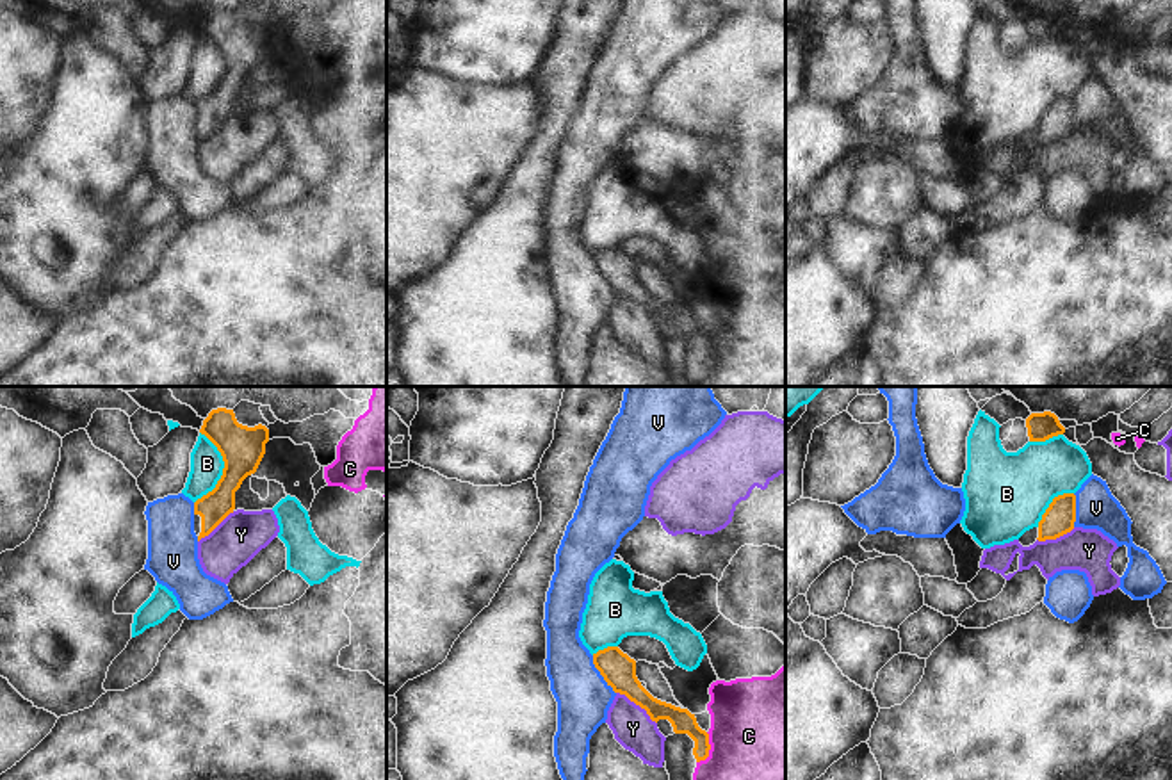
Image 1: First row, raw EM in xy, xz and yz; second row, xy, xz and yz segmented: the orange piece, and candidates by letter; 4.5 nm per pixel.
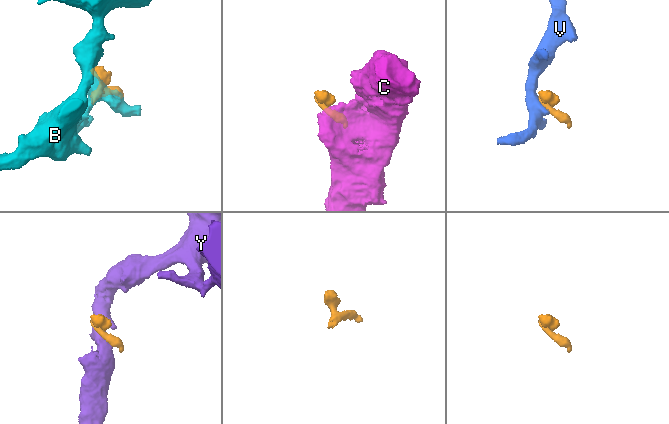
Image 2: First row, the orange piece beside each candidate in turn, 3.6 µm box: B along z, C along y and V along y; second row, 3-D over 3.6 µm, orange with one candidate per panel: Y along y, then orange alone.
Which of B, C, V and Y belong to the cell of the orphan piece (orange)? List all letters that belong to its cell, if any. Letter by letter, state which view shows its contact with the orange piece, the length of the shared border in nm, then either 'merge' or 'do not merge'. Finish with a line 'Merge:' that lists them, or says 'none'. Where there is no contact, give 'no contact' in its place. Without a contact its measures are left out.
B: contact in xy; length 320 nm; do not merge
C: contact in xz; length 150 nm; do not merge
V: contact in xz; length 200 nm; do not merge
Y: contact in xz; length 240 nm; do not merge
Merge: none

